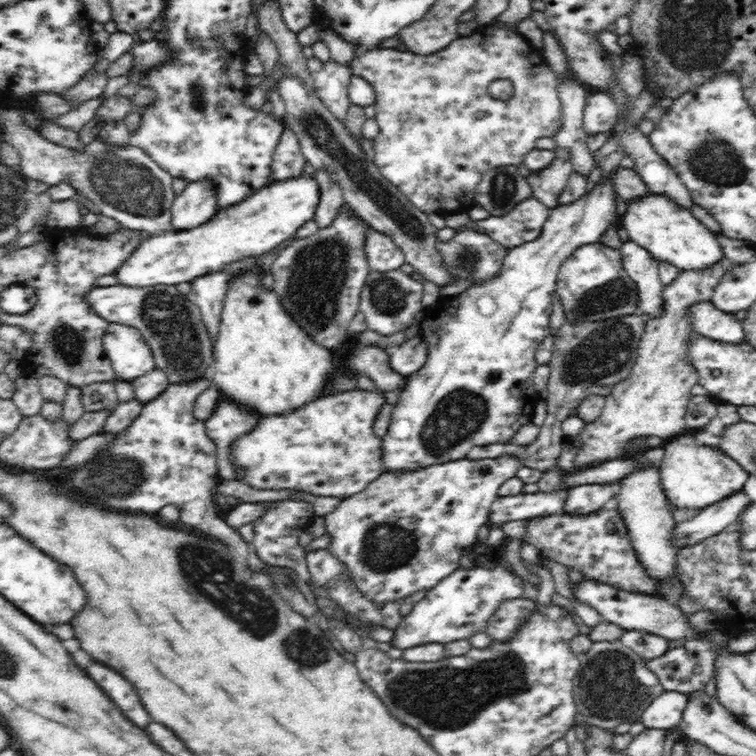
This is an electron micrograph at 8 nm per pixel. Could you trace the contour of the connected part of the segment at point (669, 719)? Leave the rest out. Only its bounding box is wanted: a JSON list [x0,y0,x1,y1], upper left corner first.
[639,690,686,730]

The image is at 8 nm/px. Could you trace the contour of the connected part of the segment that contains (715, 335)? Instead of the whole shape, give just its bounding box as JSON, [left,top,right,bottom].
[688,302,746,344]

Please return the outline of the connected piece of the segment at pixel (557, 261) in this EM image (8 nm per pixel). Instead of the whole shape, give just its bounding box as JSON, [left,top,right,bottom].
[381,174,620,474]

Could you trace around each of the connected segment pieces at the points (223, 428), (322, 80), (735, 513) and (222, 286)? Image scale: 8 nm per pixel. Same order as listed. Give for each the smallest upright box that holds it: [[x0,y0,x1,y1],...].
[[205,397,262,481],[313,59,352,124],[673,489,750,550],[186,271,230,341]]

